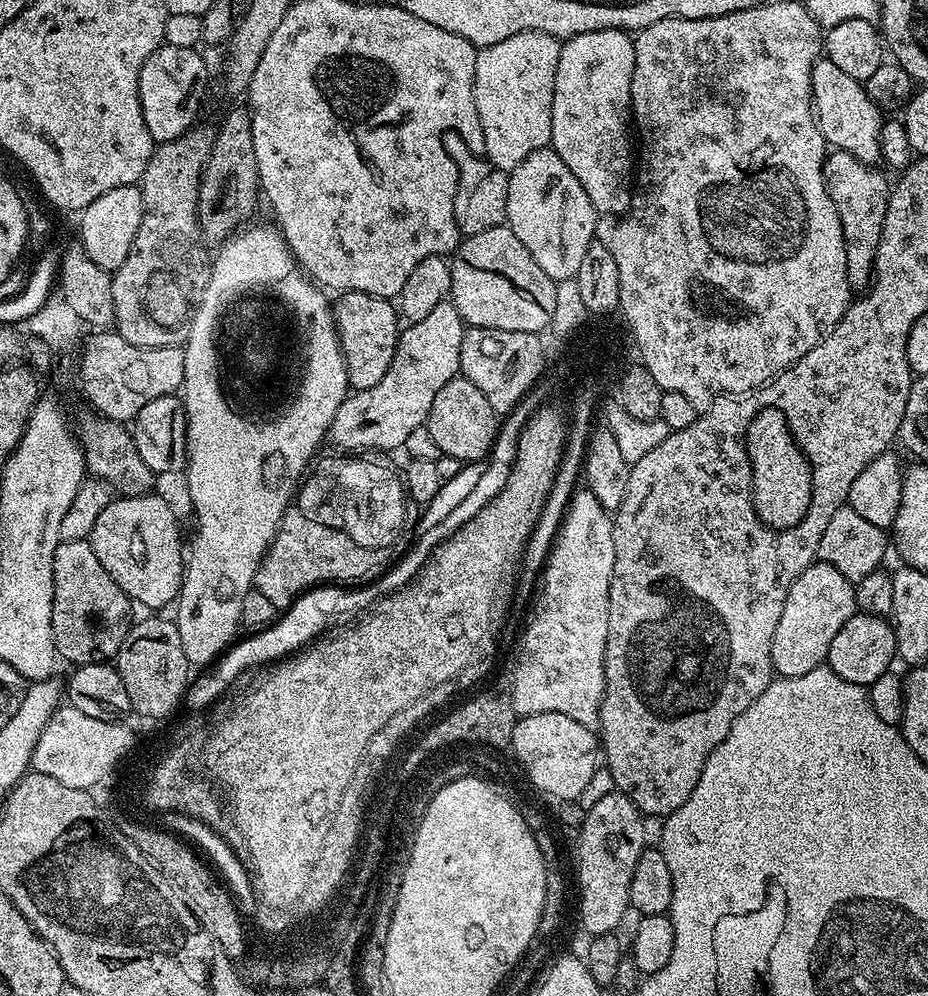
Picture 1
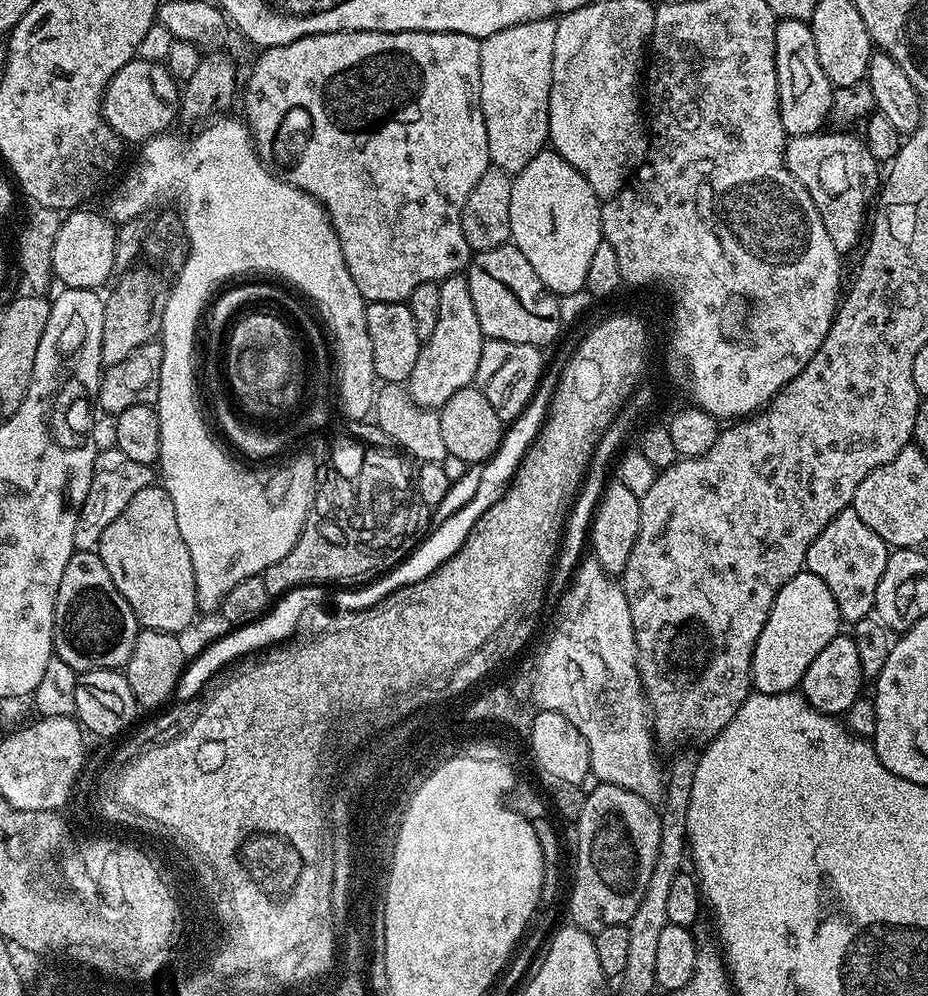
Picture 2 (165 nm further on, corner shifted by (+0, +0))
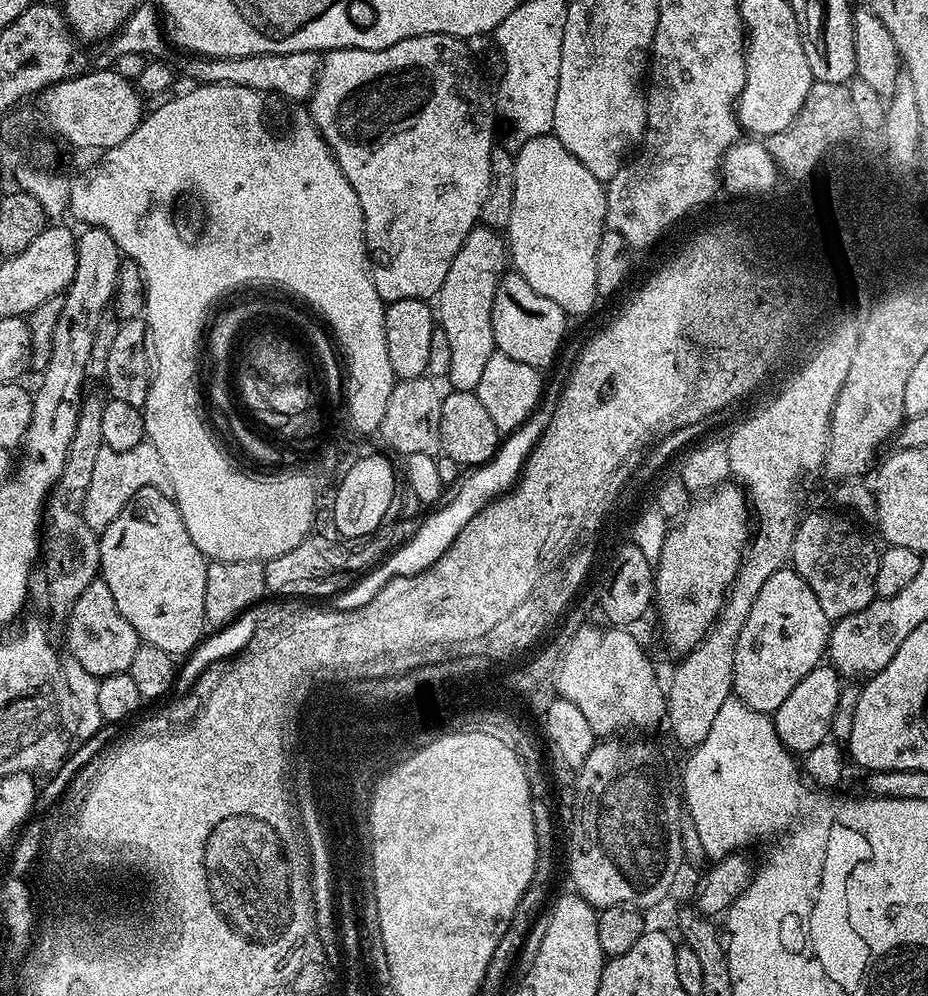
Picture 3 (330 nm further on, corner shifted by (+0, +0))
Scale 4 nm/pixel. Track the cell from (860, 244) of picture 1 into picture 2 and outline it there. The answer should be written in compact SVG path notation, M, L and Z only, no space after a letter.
M848 130L828 131L788 136L784 165L802 186L806 186L810 198L814 198L814 206L818 206L818 214L822 214L822 226L826 226L830 242L834 242L841 254L848 254L861 247L870 209L882 187L882 168L859 135L851 136Z

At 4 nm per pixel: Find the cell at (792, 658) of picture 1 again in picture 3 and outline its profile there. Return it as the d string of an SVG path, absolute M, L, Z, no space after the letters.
M785 566L766 578L766 586L758 590L758 598L754 598L754 606L750 606L750 614L746 618L746 626L742 626L742 634L738 634L738 642L734 650L734 678L732 690L735 699L740 700L750 710L758 710L774 714L782 702L790 695L790 690L810 674L825 659L828 651L828 633L830 621L822 610L814 590L796 573L791 566Z

